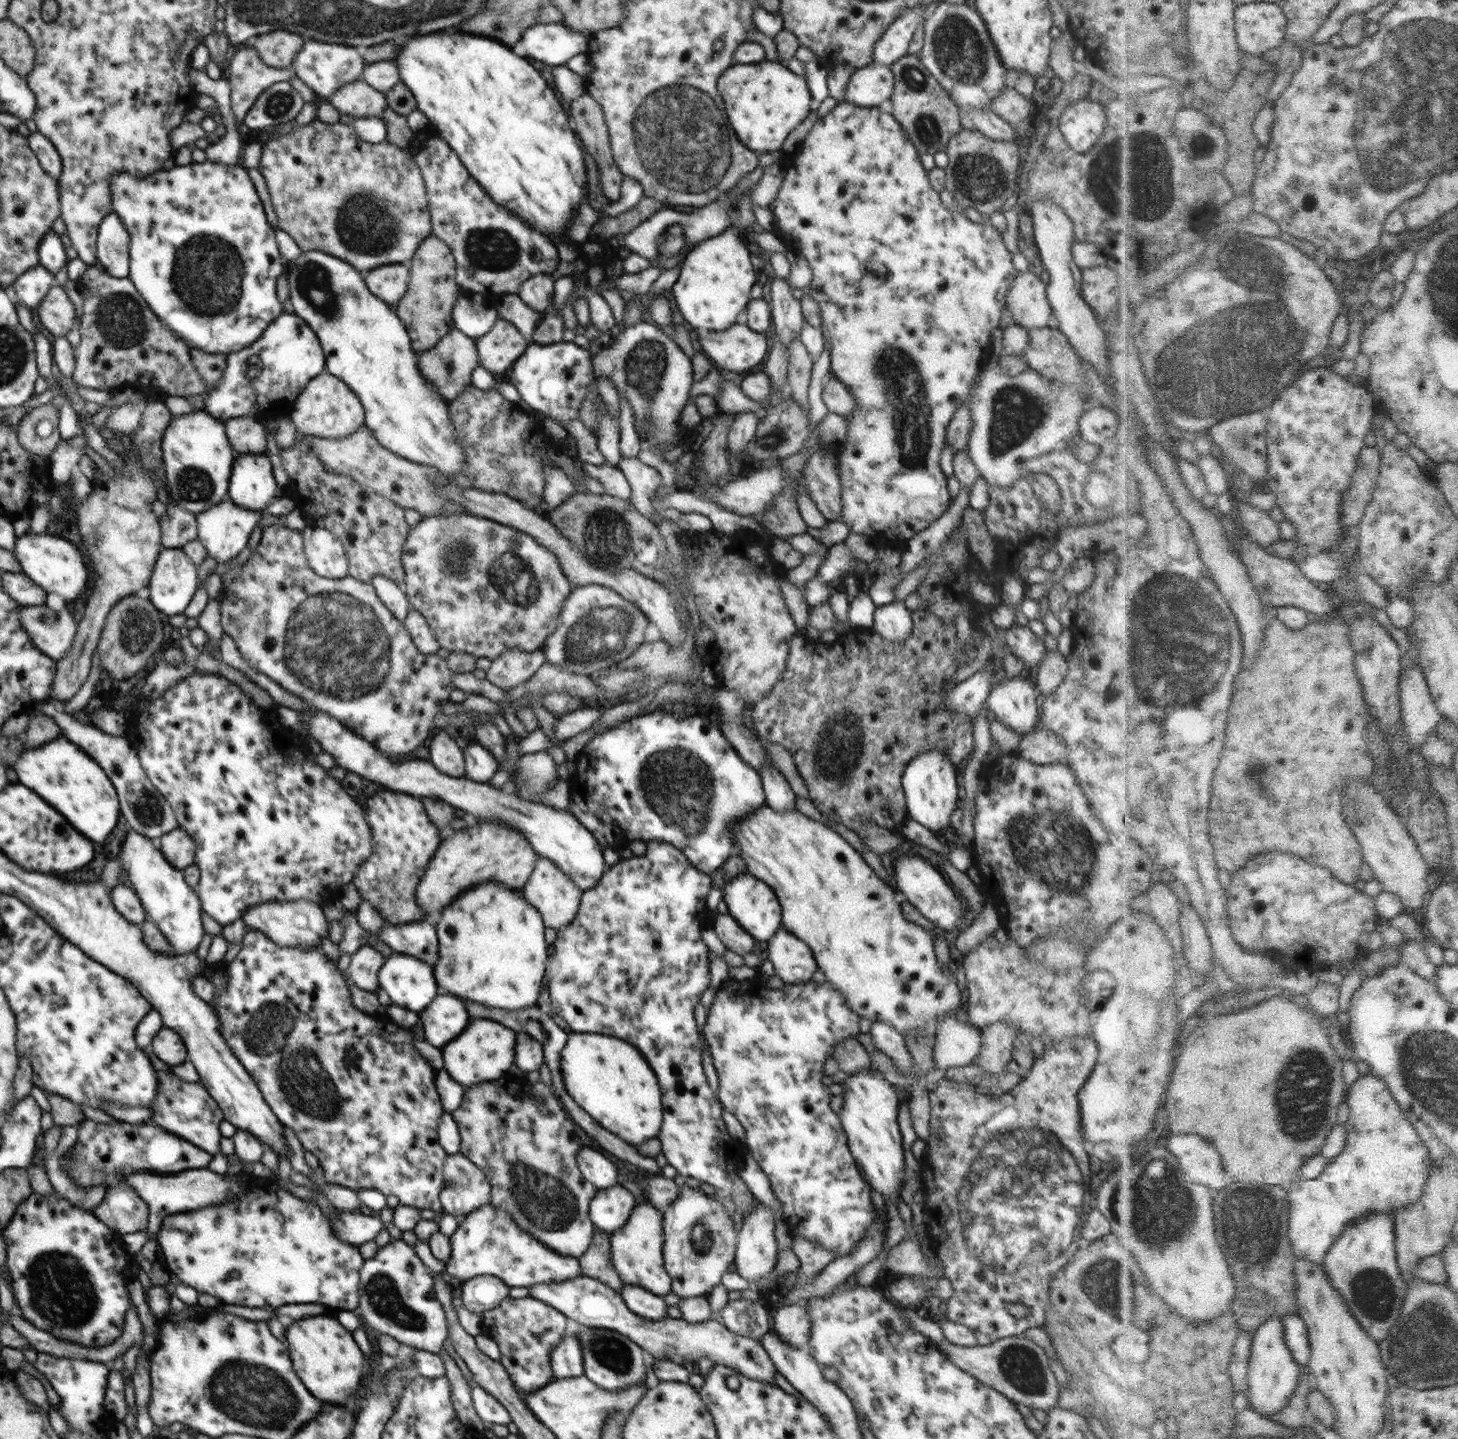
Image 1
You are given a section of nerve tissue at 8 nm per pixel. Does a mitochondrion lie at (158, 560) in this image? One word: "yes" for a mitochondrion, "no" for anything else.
no

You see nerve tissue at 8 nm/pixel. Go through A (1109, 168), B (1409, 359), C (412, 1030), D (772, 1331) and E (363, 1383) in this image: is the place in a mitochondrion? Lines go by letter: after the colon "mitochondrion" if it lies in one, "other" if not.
A: mitochondrion
B: other
C: other
D: other
E: other

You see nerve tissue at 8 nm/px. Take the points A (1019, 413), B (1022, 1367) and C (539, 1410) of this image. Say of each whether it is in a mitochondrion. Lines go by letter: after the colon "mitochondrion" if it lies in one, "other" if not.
A: mitochondrion
B: mitochondrion
C: other

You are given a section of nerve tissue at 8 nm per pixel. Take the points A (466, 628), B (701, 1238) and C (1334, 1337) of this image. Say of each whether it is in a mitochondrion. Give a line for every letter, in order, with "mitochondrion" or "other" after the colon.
A: other
B: mitochondrion
C: other

